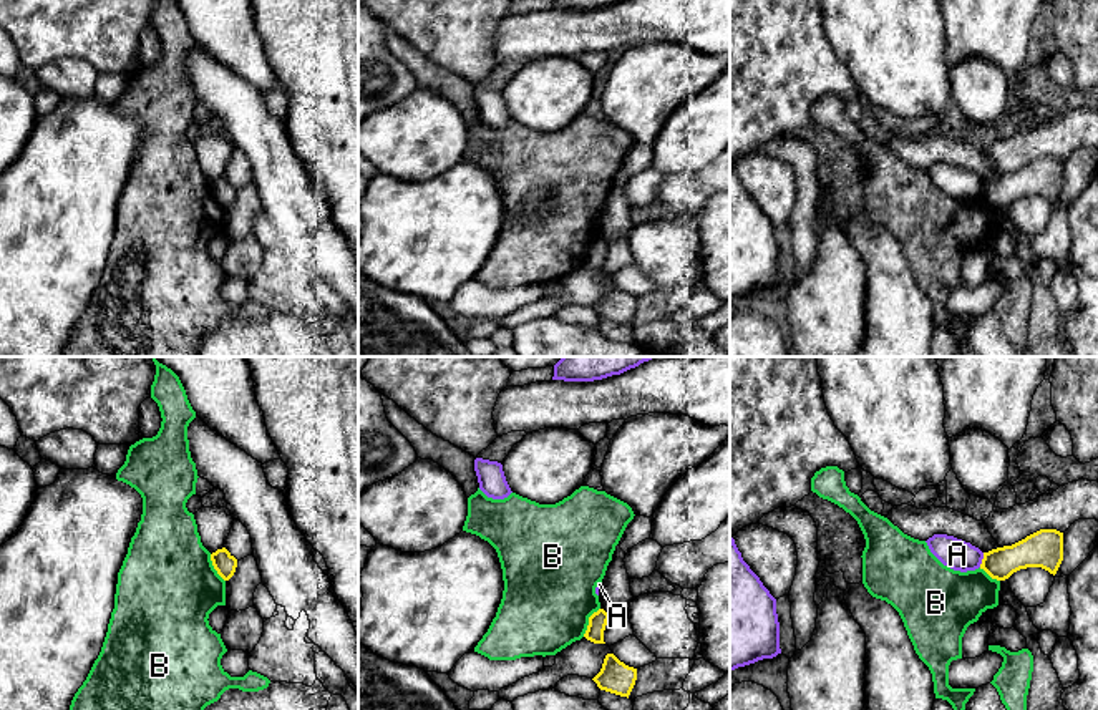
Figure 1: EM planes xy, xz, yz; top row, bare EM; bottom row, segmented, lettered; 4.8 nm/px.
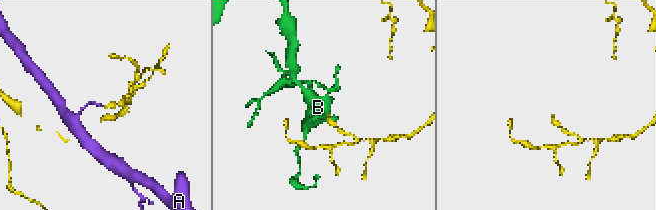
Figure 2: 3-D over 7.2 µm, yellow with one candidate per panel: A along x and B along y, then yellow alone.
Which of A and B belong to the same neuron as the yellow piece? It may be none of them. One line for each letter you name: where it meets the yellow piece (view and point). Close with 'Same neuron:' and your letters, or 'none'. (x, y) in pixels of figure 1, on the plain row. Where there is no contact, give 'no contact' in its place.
Same neuron: none

